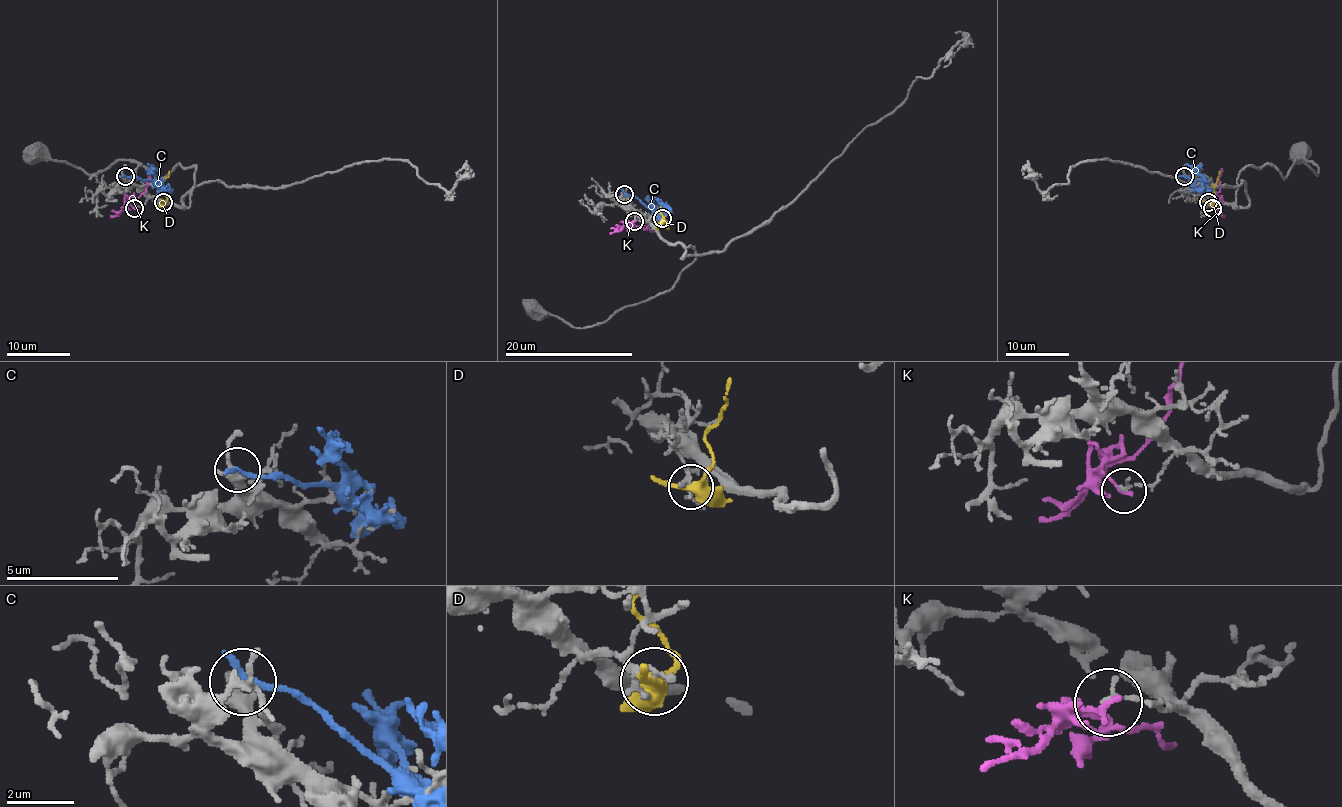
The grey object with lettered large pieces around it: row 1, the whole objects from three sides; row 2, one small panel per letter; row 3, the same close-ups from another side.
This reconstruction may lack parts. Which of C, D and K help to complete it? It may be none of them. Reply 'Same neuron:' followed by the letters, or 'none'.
Same neuron: none

